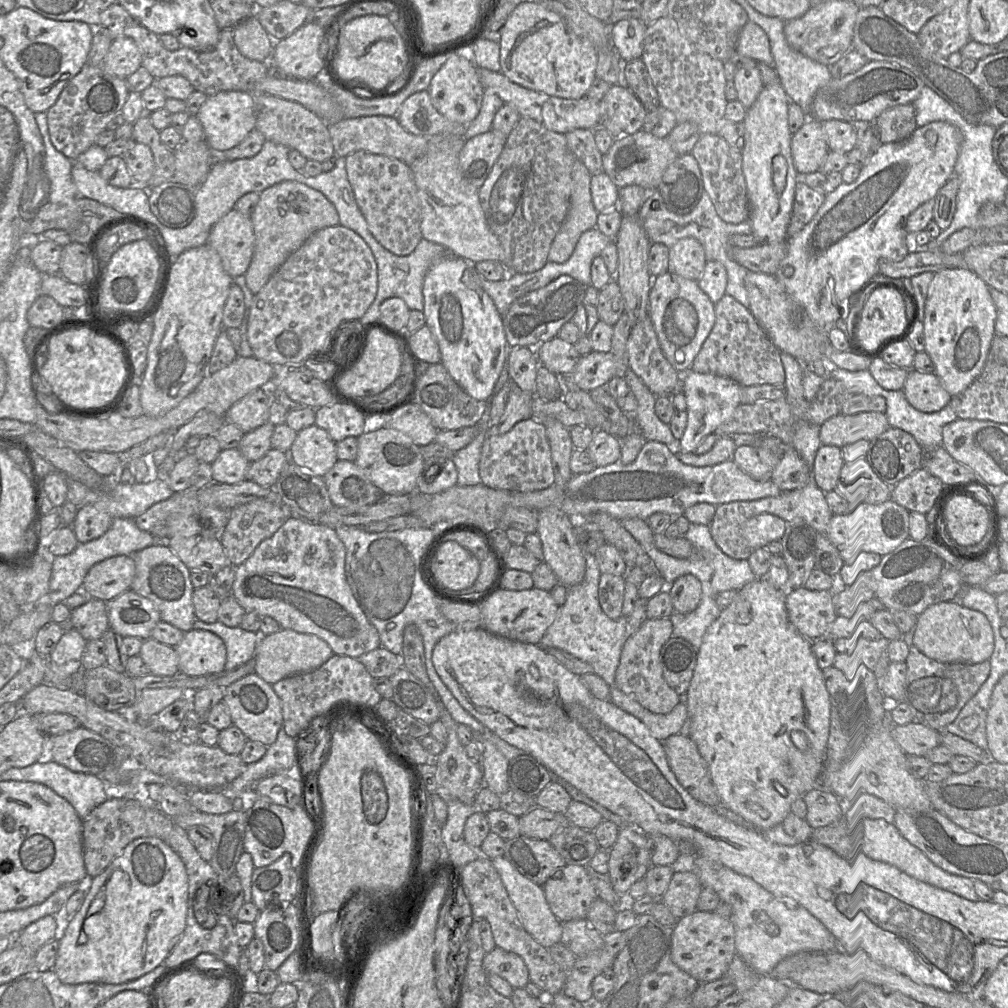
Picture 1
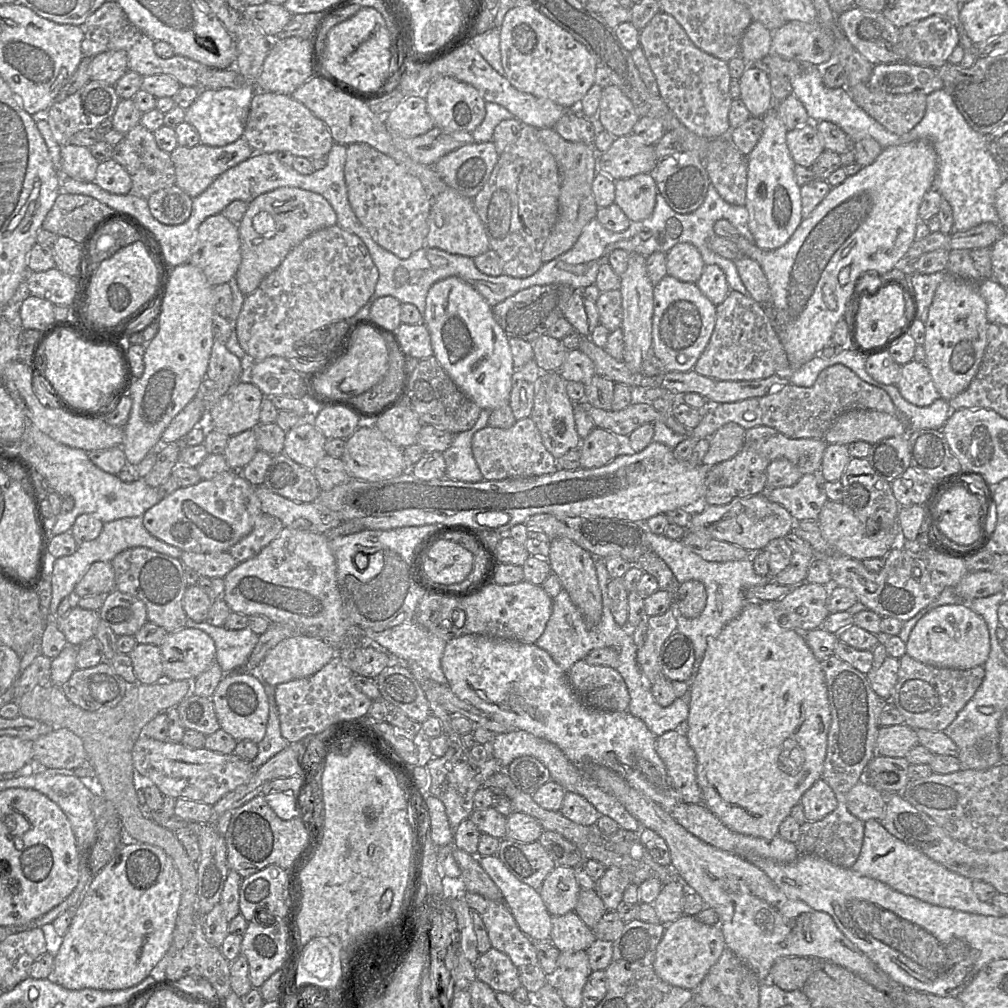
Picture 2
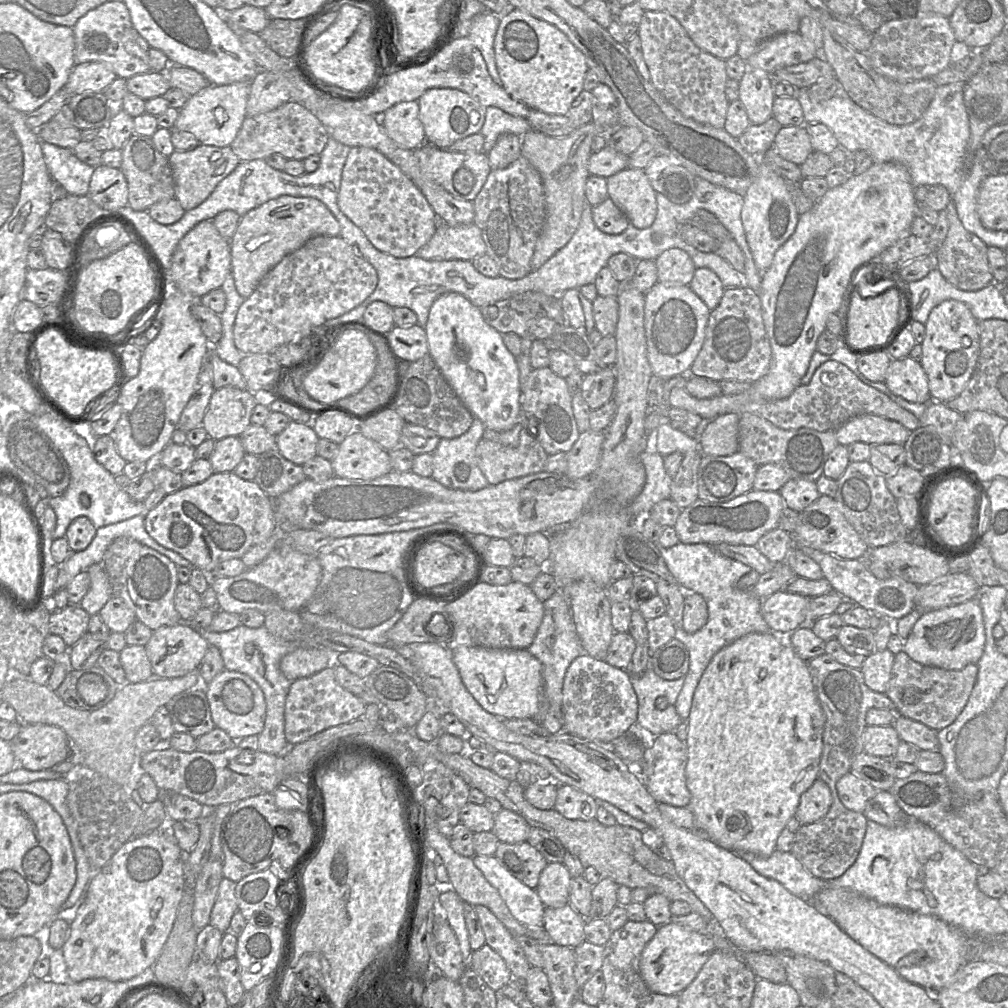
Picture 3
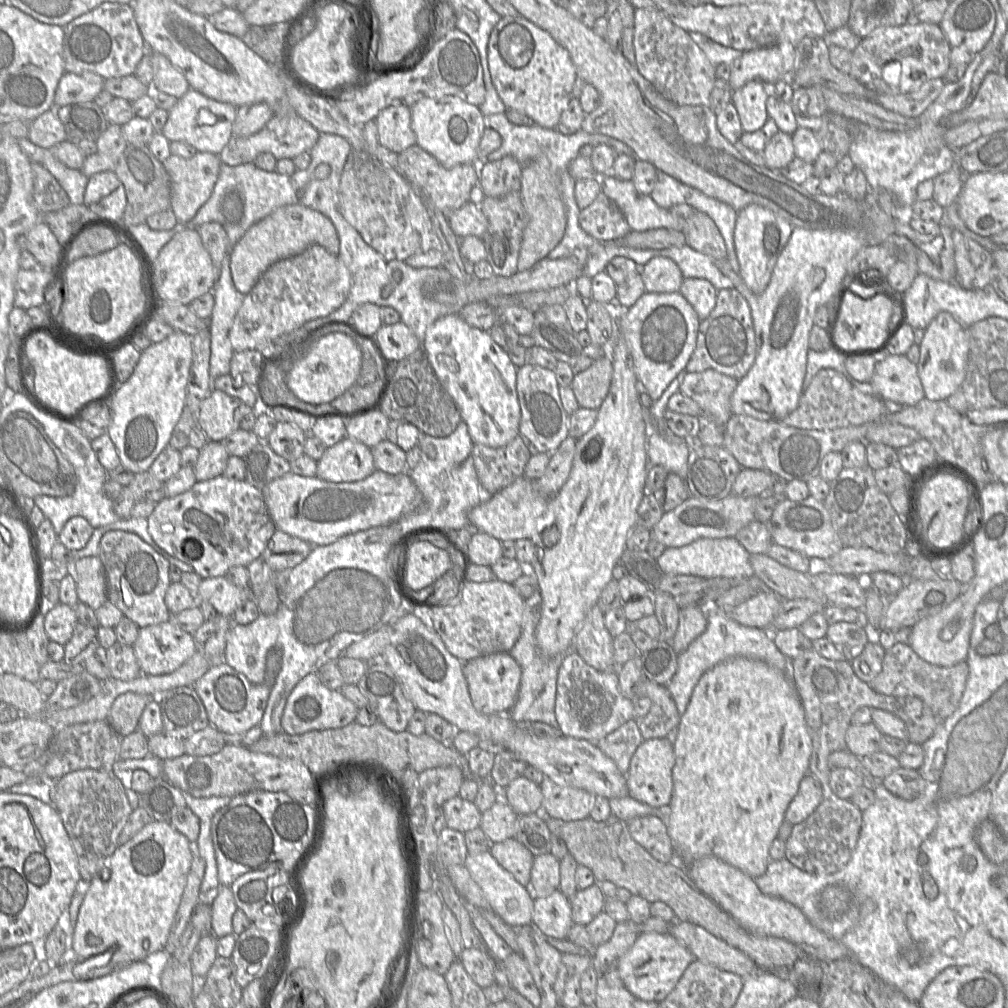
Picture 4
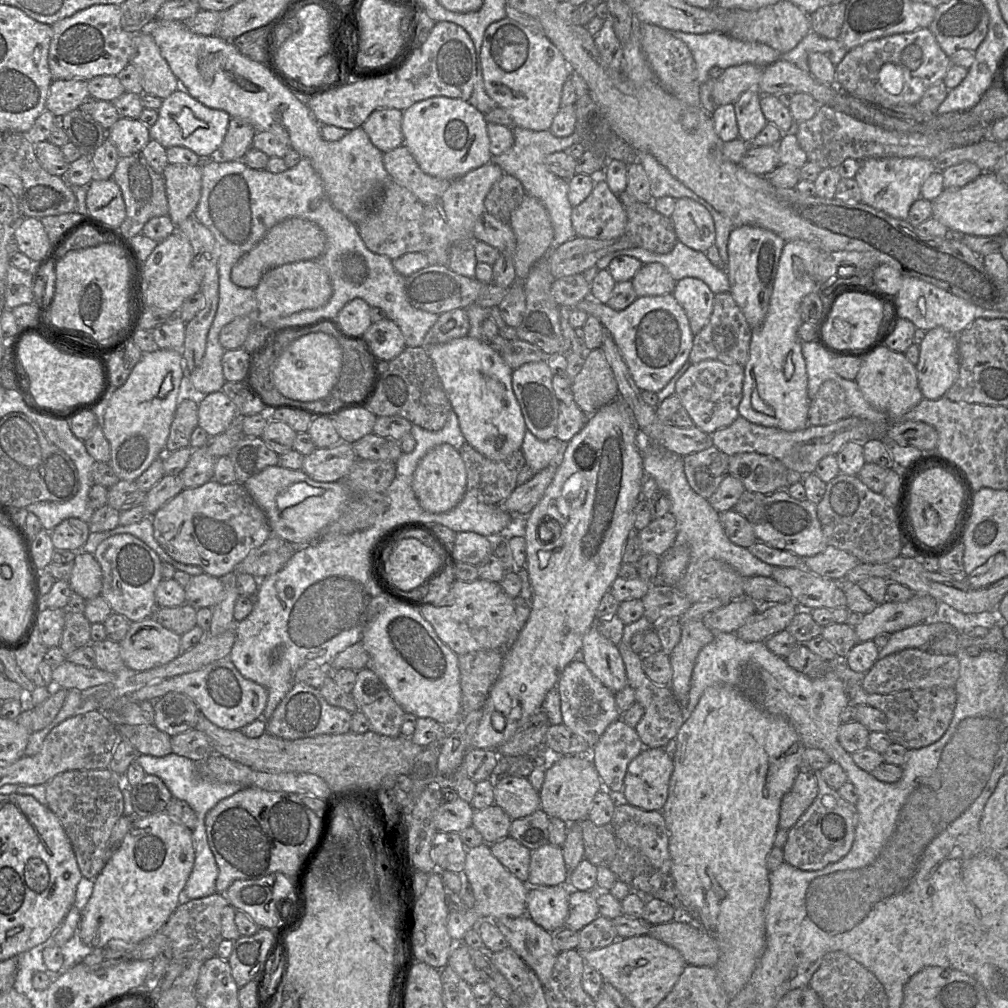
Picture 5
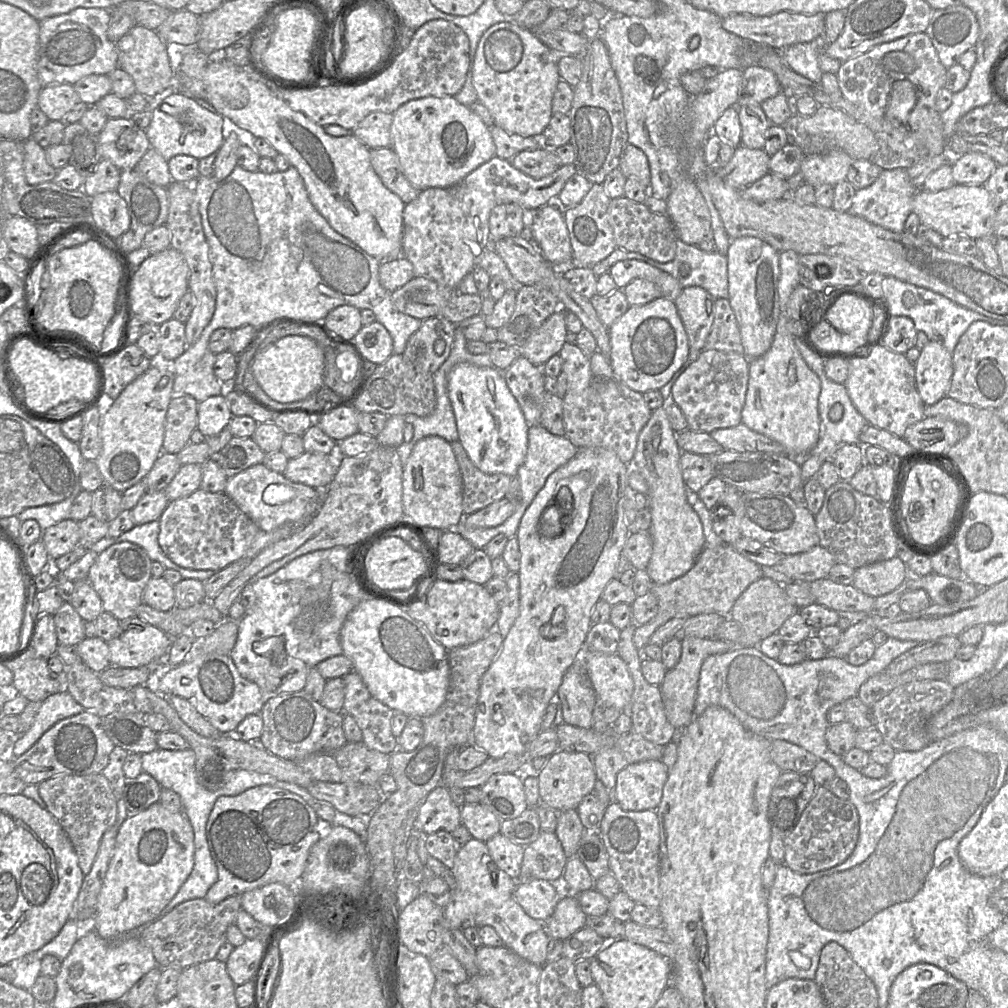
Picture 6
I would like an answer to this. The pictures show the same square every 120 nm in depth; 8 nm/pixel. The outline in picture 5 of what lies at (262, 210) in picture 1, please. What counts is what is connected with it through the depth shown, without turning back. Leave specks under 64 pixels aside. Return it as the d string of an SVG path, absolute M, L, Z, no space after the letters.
M296 217L283 220L273 226L253 249L234 264L231 280L243 288L256 288L262 276L270 269L299 261L318 259L324 253L325 242L325 234L317 224Z

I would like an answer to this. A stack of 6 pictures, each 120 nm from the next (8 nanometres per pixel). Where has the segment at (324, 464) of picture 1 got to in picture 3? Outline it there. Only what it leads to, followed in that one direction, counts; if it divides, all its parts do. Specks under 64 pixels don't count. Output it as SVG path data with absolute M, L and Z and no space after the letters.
M292 421L276 435L276 448L283 457L302 466L317 455L319 437L311 424Z

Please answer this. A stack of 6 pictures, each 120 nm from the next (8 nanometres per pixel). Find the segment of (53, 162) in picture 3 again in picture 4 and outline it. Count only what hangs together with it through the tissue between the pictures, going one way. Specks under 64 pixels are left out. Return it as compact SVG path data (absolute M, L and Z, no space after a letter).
M28 138L18 140L18 144L30 161L41 164L56 178L67 193L70 203L75 205L84 203L84 192L89 177L79 169L67 167L57 160L49 149L35 145Z

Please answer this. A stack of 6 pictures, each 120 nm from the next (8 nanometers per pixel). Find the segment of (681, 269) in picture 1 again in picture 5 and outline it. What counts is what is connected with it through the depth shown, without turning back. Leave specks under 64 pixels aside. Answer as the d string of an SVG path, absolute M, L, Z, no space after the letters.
M657 262L643 264L631 281L638 297L672 294L677 283L667 268Z

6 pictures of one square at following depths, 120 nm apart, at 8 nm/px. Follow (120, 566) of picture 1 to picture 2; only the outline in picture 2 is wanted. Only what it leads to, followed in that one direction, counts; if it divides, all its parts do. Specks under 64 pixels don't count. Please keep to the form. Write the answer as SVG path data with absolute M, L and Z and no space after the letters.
M94 562L76 584L73 594L76 598L82 598L109 594L115 589L115 574L111 562Z

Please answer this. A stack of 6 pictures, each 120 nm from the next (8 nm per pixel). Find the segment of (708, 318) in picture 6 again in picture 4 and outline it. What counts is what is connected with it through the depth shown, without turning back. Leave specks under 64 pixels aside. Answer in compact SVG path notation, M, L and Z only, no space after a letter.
M684 278L679 292L691 304L702 321L712 312L718 290L706 279Z

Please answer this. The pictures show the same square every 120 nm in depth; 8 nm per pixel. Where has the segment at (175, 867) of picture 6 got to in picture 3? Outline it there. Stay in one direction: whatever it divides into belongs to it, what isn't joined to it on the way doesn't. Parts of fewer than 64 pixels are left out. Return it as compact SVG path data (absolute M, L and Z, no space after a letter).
M163 827L160 830L155 830L127 841L115 852L107 866L90 879L87 884L86 898L76 911L75 917L70 924L69 937L61 949L71 982L81 982L87 979L100 978L114 982L125 981L143 973L146 969L153 967L173 928L178 906L184 894L185 854L189 853L183 852L172 835L164 831Z

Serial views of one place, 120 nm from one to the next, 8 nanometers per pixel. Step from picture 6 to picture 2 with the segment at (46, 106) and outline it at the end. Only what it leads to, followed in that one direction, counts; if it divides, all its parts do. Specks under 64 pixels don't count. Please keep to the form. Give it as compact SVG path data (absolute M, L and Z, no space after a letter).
M124 50L100 53L92 57L89 66L90 80L108 85L115 85L127 71L128 57Z

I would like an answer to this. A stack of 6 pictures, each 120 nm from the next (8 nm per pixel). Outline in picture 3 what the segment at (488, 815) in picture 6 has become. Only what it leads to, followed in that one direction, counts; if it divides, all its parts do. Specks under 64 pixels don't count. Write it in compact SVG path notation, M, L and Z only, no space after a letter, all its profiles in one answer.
M502 808L494 815L493 834L500 842L516 844L527 841L531 826L519 814Z

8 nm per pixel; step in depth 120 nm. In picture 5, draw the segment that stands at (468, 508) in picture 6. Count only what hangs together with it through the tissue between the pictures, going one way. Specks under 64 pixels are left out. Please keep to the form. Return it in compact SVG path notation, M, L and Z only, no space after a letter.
M467 442L458 450L466 467L466 492L487 504L501 504L516 489L517 476L526 465L521 449L503 460L491 460Z

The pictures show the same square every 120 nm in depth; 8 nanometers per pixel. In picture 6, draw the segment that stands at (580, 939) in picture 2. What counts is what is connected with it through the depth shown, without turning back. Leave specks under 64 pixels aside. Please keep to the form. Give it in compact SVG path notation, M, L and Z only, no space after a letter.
M532 879L517 881L513 897L528 916L545 923L553 914L562 893L561 883Z

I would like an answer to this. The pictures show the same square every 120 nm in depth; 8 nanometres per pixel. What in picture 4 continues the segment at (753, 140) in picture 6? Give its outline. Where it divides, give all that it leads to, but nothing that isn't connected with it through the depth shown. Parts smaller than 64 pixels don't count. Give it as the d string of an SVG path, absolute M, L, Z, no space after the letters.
M759 80L749 81L733 91L731 103L738 112L743 132L754 132L764 126L769 118L766 100L770 93L770 87Z

